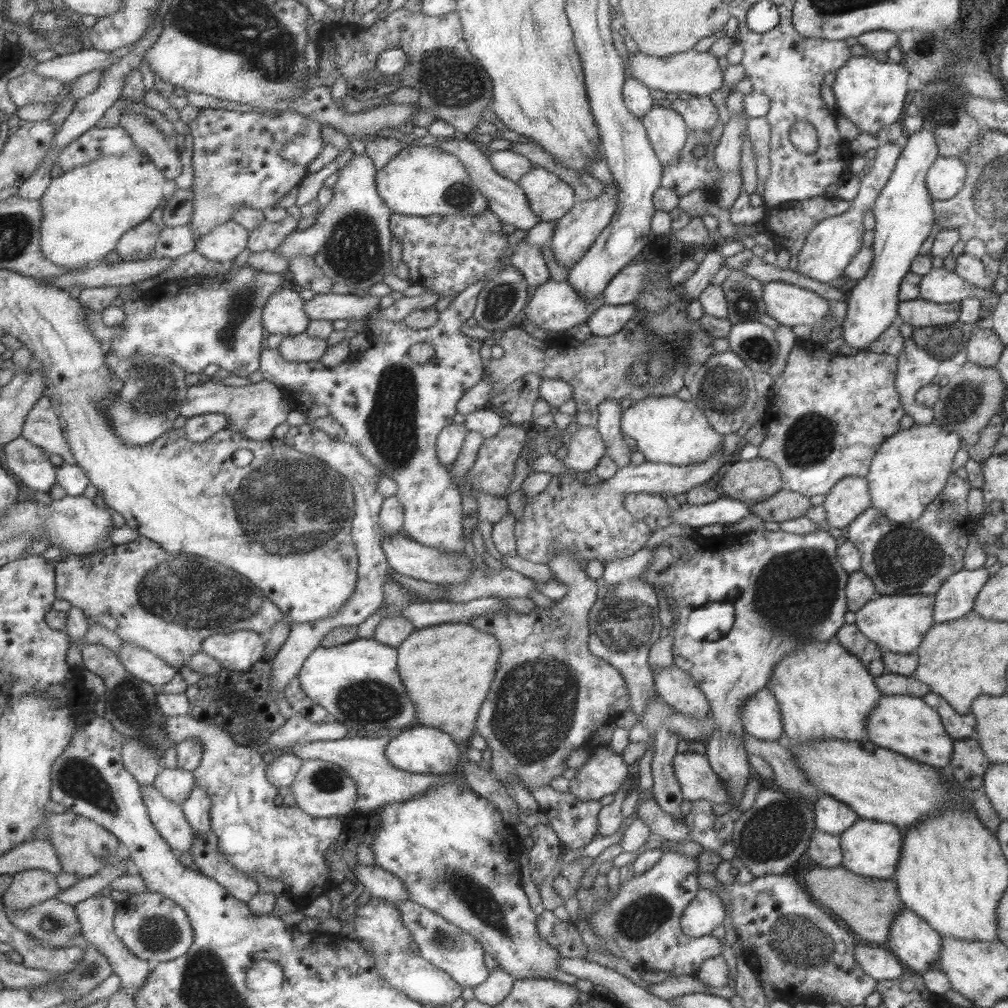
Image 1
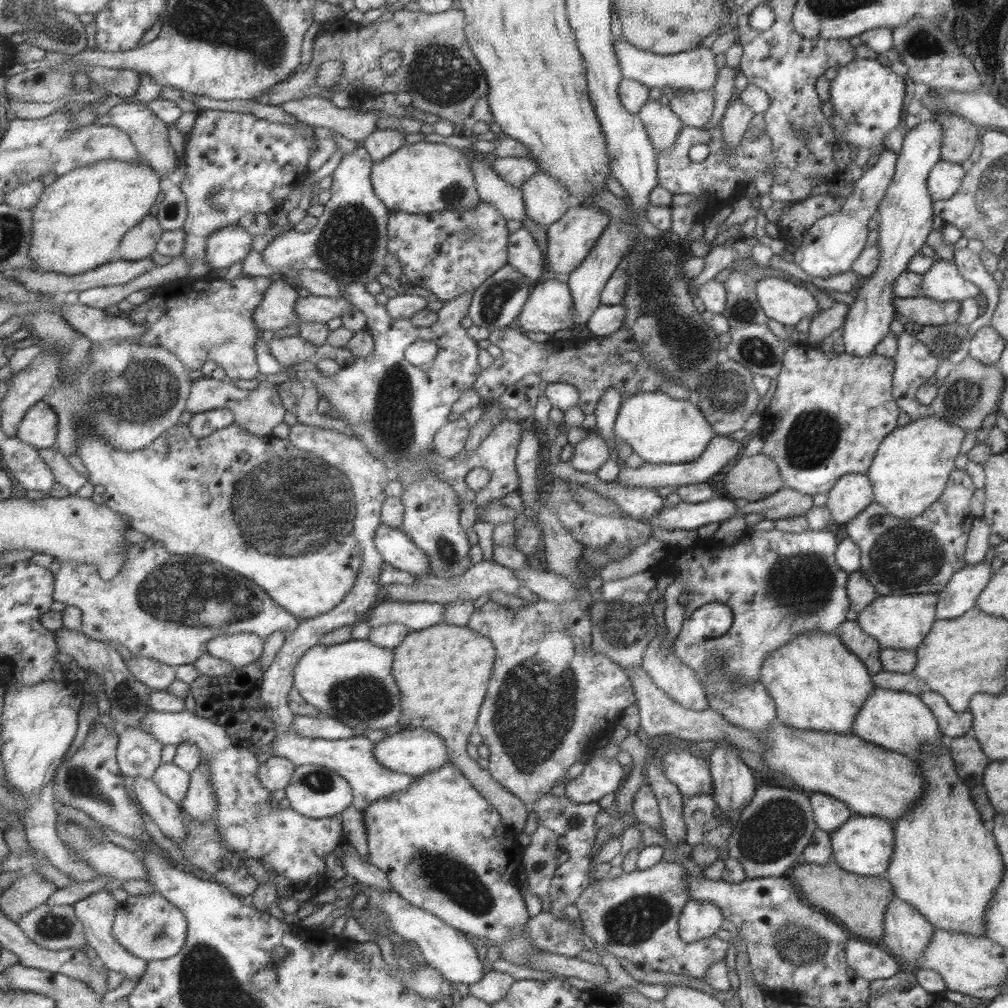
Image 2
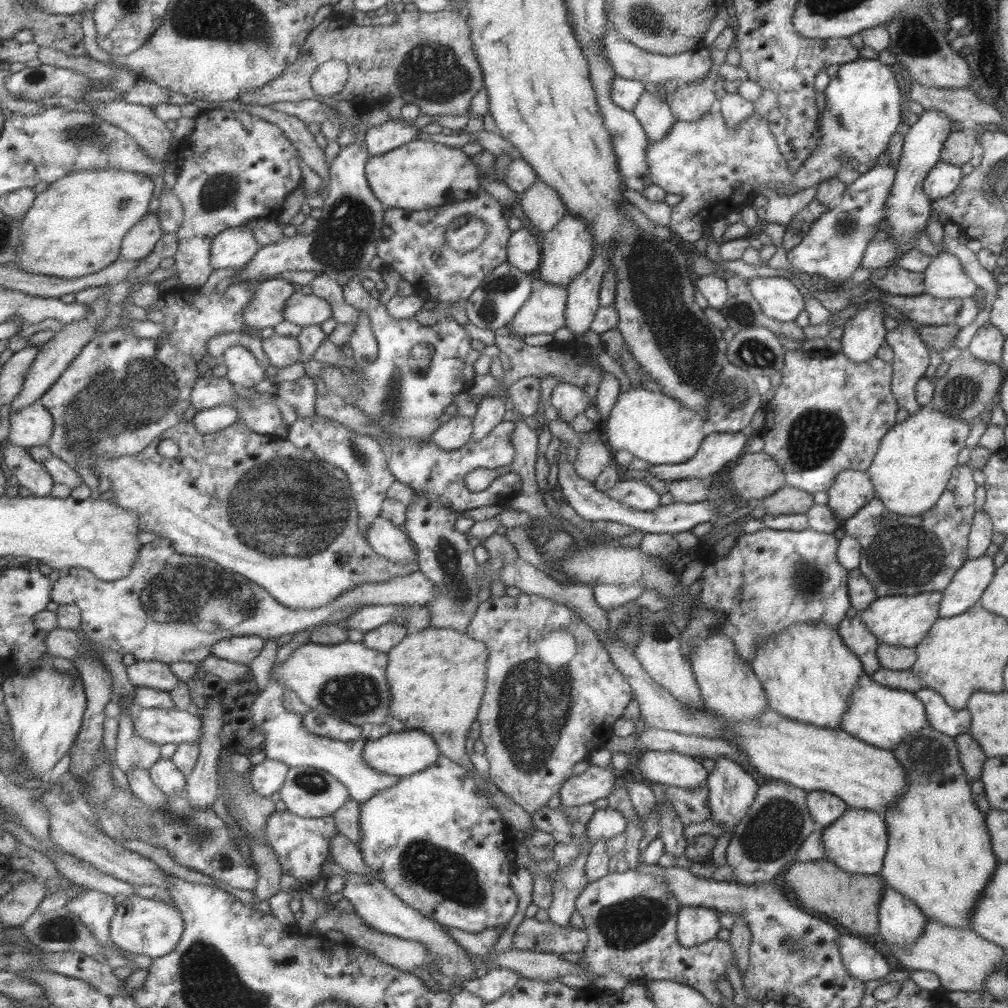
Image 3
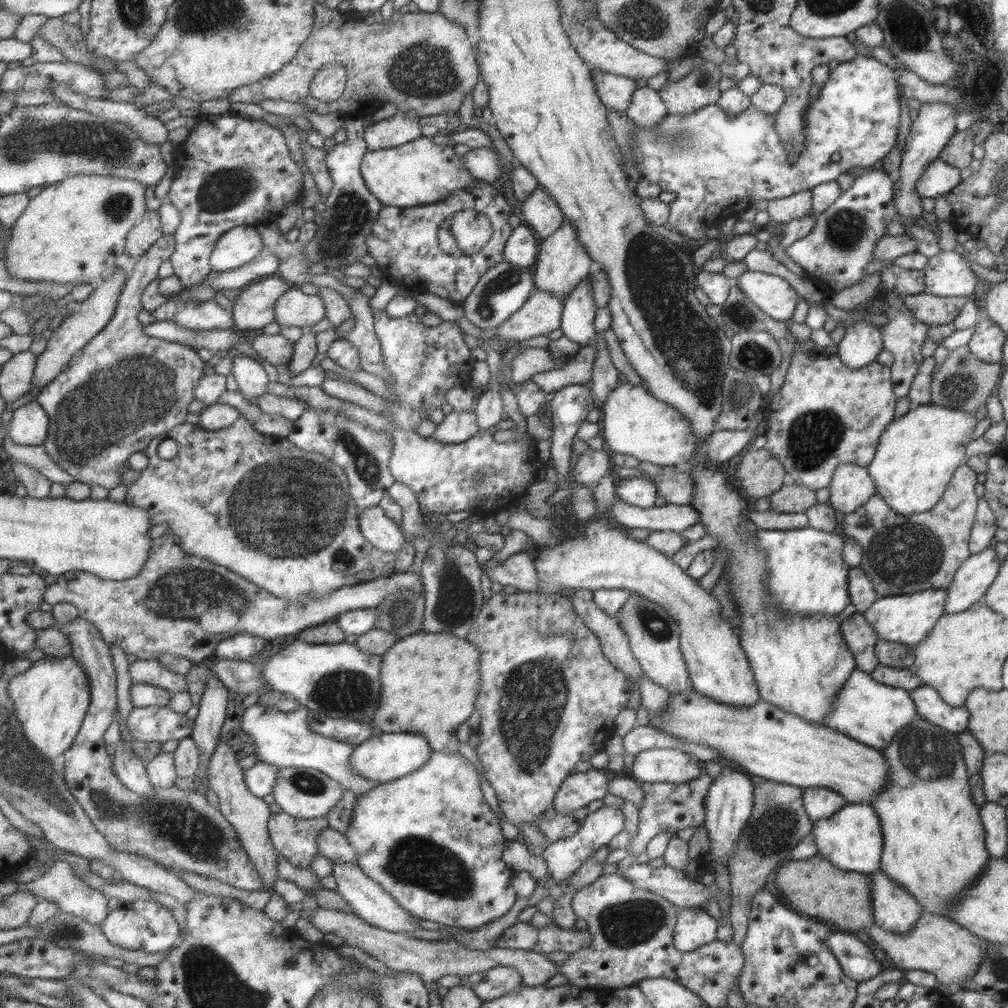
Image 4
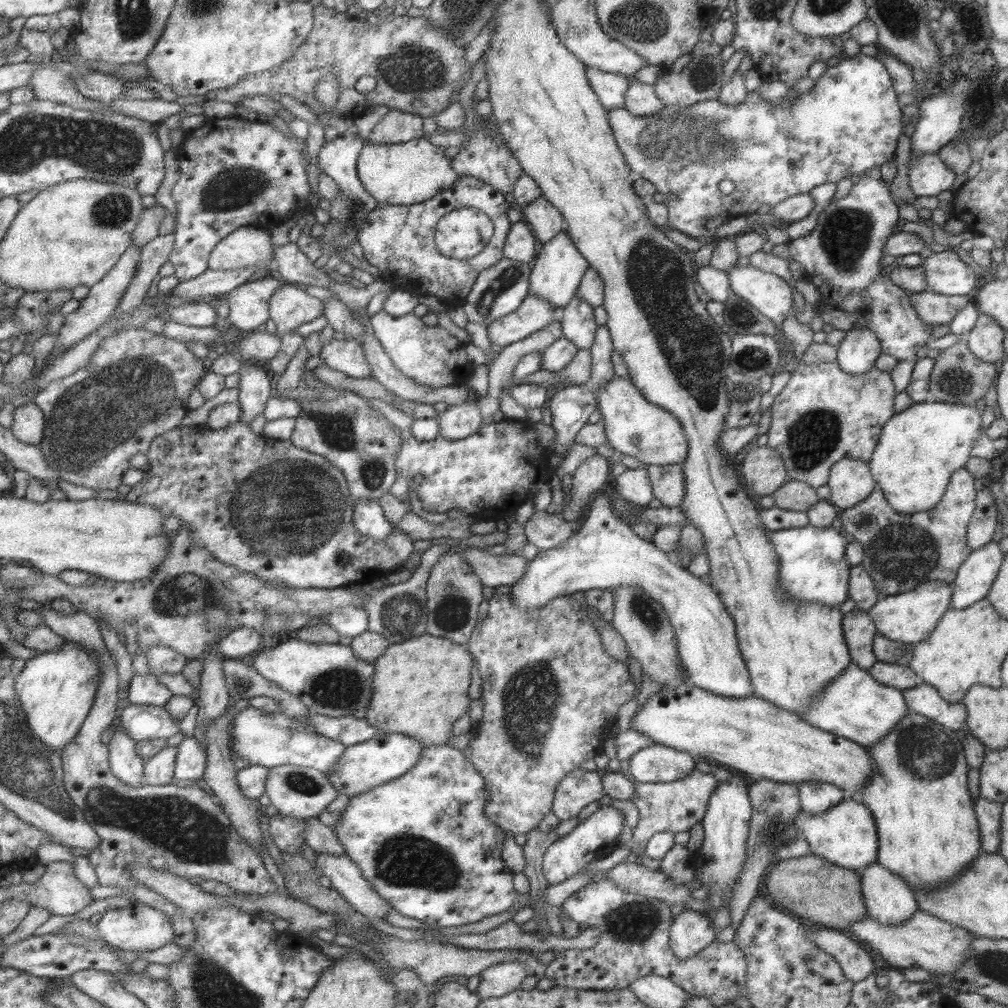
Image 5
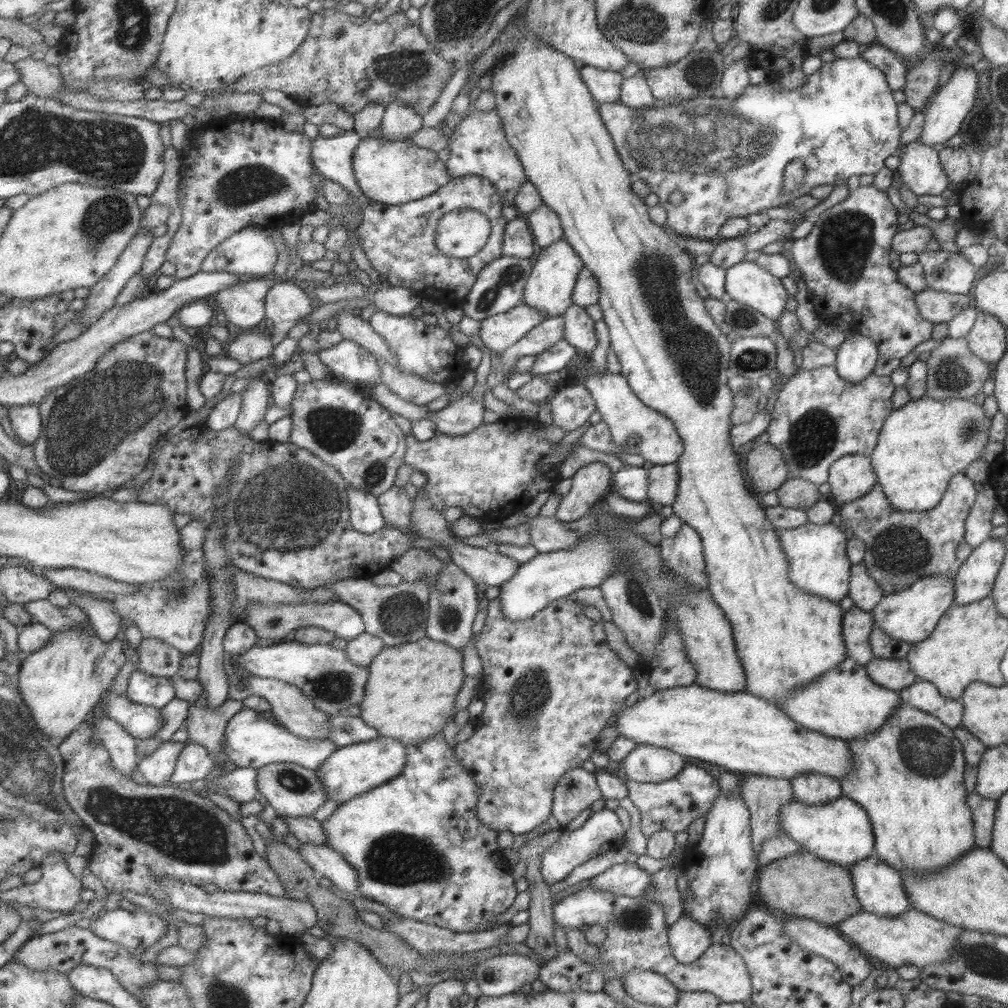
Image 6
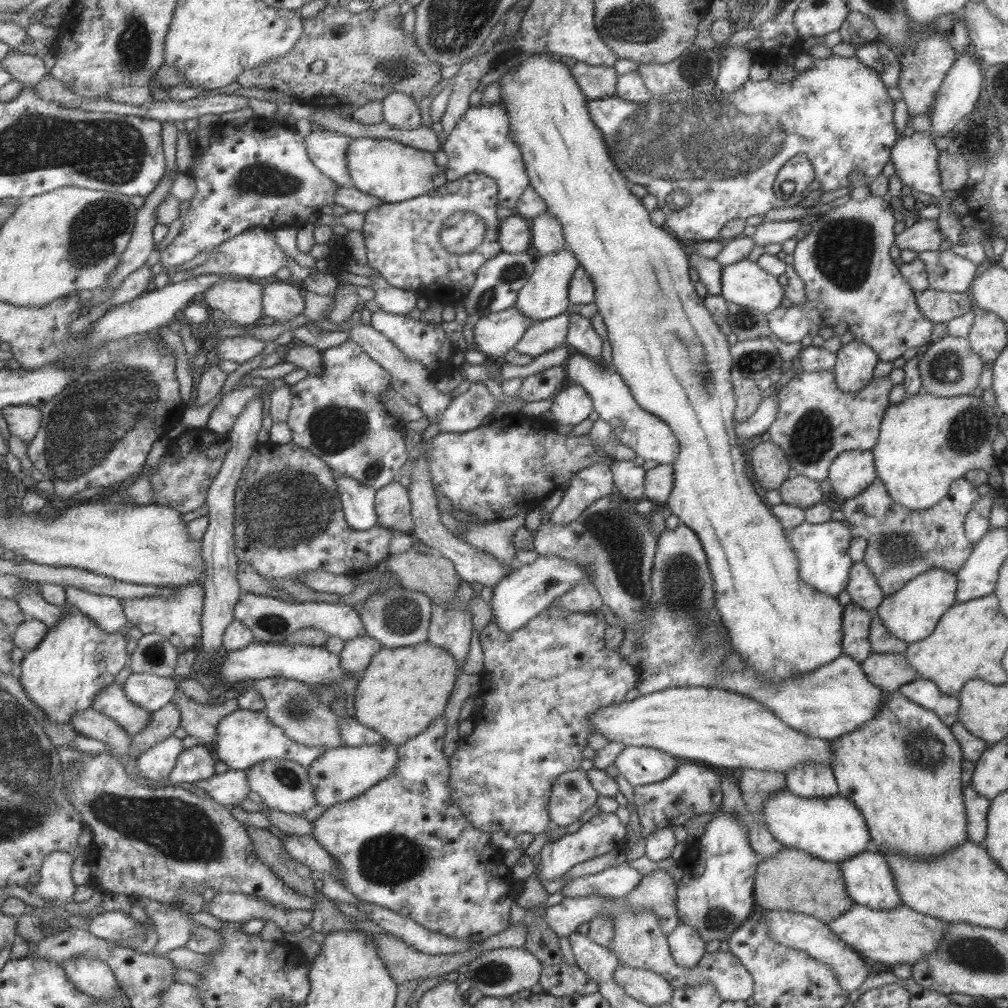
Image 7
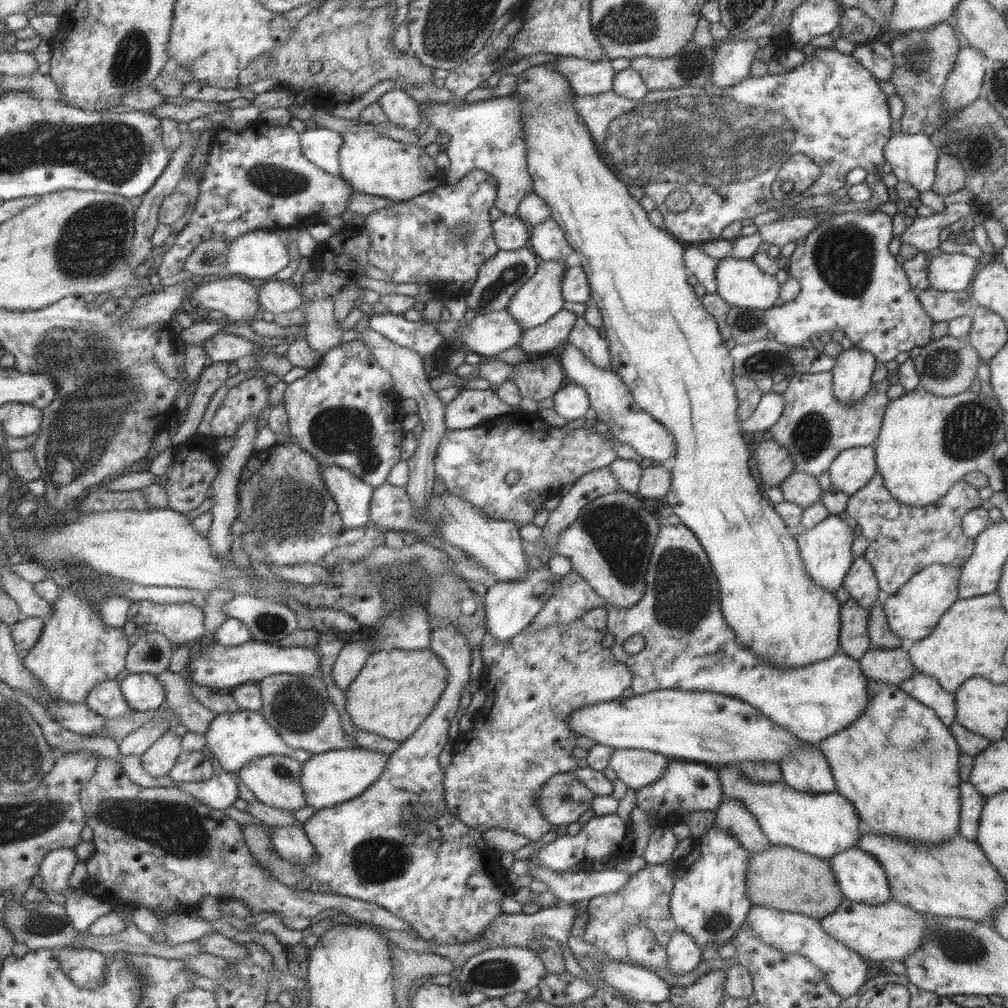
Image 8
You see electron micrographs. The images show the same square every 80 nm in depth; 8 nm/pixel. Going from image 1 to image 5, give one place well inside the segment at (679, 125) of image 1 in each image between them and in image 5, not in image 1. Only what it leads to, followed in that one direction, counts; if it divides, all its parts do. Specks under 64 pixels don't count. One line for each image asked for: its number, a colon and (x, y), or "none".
2: (661, 125)
3: (652, 112)
4: (646, 109)
5: (640, 100)

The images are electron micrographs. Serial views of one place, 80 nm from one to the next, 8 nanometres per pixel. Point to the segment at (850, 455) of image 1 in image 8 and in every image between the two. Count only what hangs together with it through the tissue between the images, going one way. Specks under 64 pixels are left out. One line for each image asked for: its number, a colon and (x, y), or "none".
2: (829, 412)
3: (856, 407)
4: (824, 414)
5: (822, 414)
6: (817, 417)
7: (815, 421)
8: (814, 428)

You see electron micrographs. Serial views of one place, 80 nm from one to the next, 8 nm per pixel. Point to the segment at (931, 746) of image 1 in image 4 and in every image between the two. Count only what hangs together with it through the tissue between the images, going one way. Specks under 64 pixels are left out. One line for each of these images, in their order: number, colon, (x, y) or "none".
2: (898, 721)
3: (877, 715)
4: (869, 712)

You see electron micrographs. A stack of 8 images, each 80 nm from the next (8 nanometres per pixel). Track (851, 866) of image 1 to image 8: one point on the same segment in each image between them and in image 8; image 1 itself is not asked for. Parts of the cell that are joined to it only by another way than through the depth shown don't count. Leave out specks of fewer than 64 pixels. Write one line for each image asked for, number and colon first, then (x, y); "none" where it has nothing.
2: (861, 845)
3: (856, 841)
4: (850, 839)
5: (845, 835)
6: (839, 831)
7: (831, 829)
8: (822, 825)

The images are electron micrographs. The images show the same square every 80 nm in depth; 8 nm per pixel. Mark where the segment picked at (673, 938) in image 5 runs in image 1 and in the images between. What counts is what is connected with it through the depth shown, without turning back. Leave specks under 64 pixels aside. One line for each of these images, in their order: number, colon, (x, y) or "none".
1: (704, 912)
2: (697, 920)
3: (694, 924)
4: (693, 928)

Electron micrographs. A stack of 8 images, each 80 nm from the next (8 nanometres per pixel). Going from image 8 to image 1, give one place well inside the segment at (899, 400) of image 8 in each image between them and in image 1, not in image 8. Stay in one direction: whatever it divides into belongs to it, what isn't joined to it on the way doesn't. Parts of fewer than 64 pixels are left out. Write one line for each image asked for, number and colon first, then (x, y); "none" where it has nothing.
1: (909, 469)
2: (910, 468)
3: (915, 457)
4: (916, 454)
5: (917, 450)
6: (920, 446)
7: (925, 442)

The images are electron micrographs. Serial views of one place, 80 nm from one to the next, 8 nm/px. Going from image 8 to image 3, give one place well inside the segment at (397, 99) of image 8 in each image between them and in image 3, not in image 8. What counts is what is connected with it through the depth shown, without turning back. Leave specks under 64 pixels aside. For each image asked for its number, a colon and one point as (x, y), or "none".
3: (379, 139)
4: (401, 128)
5: (396, 126)
6: (399, 121)
7: (400, 111)

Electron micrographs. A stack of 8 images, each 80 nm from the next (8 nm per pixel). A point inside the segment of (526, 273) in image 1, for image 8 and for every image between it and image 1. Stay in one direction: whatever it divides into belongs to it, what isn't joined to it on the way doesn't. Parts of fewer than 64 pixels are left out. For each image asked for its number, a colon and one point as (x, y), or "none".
2: (522, 253)
3: (523, 249)
4: (520, 248)
5: (520, 245)
6: (517, 241)
7: (514, 236)
8: (509, 232)

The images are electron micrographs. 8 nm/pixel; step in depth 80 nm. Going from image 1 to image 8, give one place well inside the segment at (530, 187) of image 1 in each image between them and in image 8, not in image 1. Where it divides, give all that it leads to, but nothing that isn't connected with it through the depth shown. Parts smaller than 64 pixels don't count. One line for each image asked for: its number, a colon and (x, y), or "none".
2: (544, 200)
3: (541, 205)
4: (543, 216)
5: (545, 221)
6: (544, 224)
7: (546, 233)
8: (546, 239)

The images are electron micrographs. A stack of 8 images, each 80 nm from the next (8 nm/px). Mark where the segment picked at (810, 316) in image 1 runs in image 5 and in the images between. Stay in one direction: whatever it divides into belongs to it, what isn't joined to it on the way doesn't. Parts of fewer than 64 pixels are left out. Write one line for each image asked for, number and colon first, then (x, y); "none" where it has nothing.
2: (781, 300)
3: (778, 298)
4: (773, 295)
5: (770, 295)

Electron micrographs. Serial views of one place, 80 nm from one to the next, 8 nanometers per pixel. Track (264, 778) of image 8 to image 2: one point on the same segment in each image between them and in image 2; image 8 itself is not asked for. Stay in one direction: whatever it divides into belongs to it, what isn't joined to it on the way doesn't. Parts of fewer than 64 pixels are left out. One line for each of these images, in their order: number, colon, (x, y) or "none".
2: (314, 791)
3: (308, 792)
4: (305, 793)
5: (302, 793)
6: (293, 791)
7: (283, 785)

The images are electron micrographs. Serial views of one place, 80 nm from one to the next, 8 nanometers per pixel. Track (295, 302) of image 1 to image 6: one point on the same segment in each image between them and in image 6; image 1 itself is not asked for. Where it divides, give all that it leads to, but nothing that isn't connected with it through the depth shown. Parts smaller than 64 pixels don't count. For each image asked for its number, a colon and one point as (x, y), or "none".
2: (275, 312)
3: (267, 308)
4: (255, 307)
5: (249, 305)
6: (243, 304)

